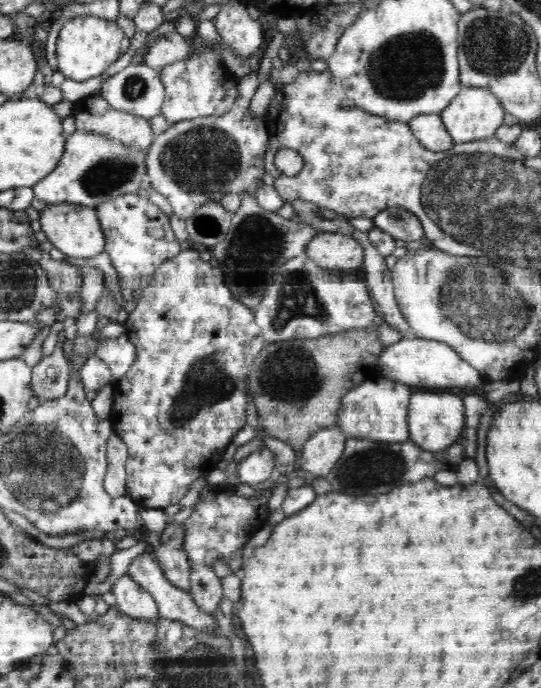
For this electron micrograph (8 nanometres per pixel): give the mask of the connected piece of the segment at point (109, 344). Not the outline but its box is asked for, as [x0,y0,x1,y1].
[94,334,136,380]

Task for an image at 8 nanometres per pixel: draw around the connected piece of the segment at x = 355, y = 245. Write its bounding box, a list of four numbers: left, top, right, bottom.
[306,233,364,269]

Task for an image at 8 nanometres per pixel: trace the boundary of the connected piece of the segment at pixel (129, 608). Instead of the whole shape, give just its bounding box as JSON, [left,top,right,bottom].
[111,574,162,626]

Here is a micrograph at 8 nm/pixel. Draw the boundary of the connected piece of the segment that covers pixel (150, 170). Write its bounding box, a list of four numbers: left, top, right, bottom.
[145,71,269,219]

